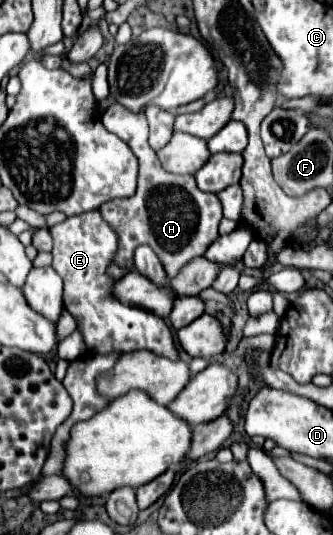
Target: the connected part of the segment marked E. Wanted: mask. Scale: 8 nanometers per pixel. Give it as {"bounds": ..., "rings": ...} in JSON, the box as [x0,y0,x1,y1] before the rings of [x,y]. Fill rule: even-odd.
{"bounds":[50,210,178,360],"rings":[[[100,210],[66,218],[50,228],[54,238],[52,268],[64,280],[64,308],[74,316],[84,344],[92,352],[112,350],[150,350],[154,354],[178,360],[174,336],[164,318],[136,306],[122,304],[114,296],[116,280],[108,274],[108,266],[118,250],[118,232],[102,218]]]}

